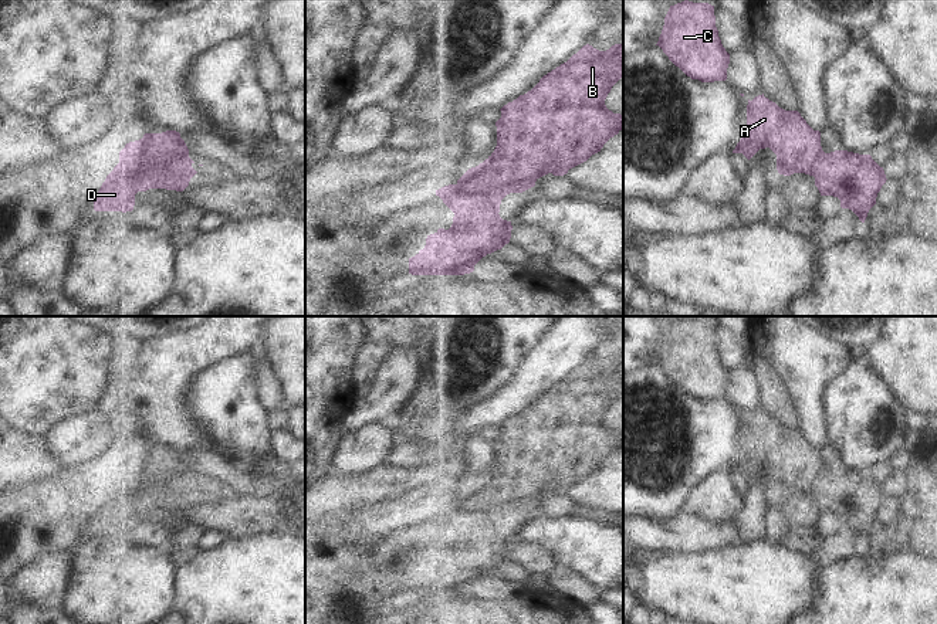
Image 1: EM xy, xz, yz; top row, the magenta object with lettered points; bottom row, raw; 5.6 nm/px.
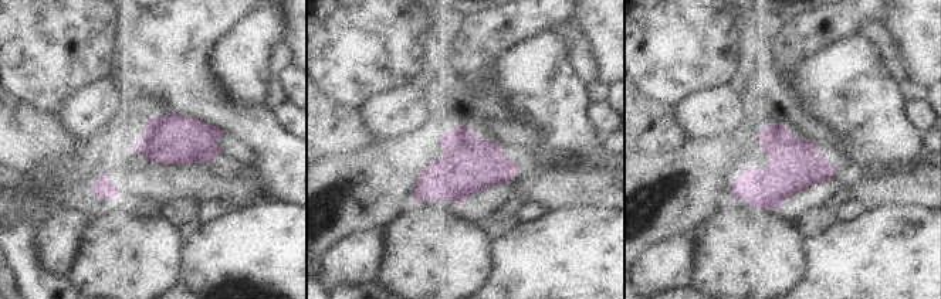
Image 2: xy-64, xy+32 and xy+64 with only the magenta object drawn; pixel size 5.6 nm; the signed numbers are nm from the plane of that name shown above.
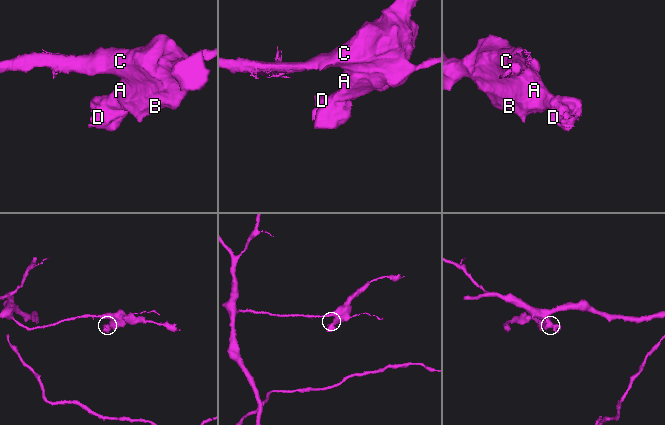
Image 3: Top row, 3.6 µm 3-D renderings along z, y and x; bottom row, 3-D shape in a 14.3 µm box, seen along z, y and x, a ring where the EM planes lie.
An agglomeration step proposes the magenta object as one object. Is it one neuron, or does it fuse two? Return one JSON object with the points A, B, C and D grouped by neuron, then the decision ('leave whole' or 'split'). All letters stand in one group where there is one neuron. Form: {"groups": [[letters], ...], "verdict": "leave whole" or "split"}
{"groups": [["A", "B", "C"], ["D"]], "verdict": "split"}

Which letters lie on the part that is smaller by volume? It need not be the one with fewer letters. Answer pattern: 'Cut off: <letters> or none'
Cut off: D

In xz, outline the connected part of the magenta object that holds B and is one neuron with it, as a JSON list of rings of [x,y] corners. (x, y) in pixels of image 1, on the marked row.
[[[615,44],[606,51],[583,45],[566,62],[544,75],[531,91],[500,109],[494,152],[478,166],[468,169],[457,184],[470,193],[507,196],[534,187],[548,173],[564,176],[586,162],[623,130],[623,115],[613,113],[605,105],[608,94],[620,78],[623,44]]]

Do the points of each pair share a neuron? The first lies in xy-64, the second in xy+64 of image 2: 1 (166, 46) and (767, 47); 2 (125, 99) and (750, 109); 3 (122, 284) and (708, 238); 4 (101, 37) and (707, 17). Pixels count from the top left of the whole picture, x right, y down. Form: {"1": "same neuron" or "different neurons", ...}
{"1": "same neuron", "2": "same neuron", "3": "same neuron", "4": "same neuron"}

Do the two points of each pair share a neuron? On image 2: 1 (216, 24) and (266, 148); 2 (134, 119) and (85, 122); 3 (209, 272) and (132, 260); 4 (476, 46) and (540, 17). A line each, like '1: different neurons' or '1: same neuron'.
1: same neuron
2: same neuron
3: different neurons
4: same neuron

